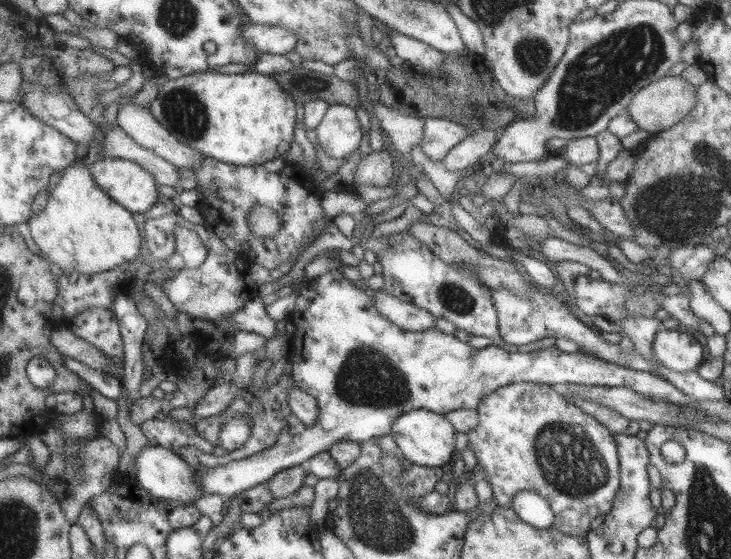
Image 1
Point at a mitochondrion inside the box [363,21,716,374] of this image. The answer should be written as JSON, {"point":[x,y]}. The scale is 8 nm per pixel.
{"point":[532,55]}

